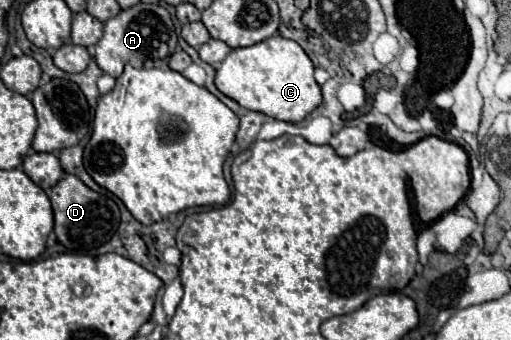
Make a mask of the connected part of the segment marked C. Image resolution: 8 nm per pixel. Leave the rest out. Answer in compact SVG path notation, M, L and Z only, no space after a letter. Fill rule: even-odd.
M273 35L251 47L231 49L217 69L215 87L241 107L287 123L303 121L321 103L321 89L313 79L311 59L295 41L281 35Z

